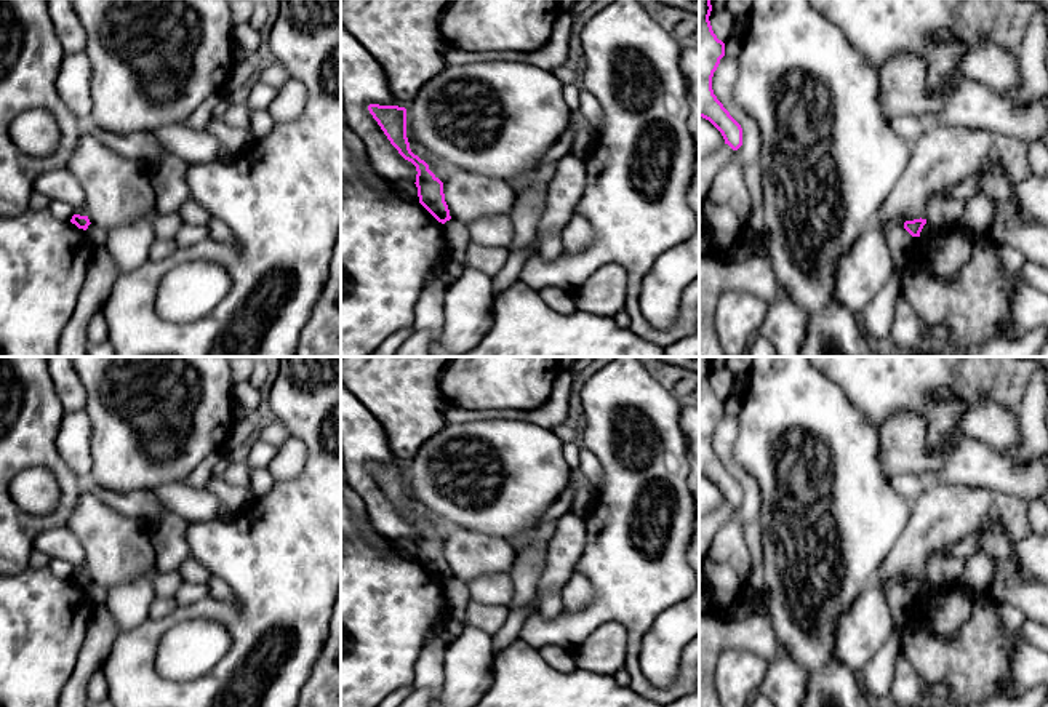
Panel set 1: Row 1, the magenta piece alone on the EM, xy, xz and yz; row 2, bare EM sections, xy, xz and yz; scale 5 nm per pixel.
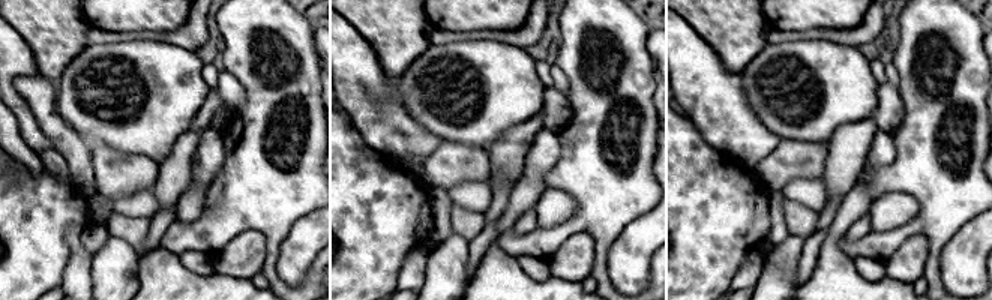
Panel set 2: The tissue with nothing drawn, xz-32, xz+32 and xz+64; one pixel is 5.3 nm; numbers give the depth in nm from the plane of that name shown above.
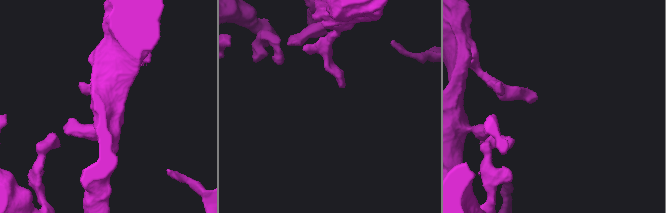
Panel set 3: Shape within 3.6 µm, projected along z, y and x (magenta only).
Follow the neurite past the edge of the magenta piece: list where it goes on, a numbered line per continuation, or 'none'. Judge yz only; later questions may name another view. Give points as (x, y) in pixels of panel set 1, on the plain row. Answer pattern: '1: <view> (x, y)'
none

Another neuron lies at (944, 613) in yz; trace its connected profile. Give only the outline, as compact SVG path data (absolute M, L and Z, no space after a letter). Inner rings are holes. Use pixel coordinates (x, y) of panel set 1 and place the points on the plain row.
M947 584L936 593L918 595L909 629L926 625L942 640L952 640L970 619L974 600L958 584Z

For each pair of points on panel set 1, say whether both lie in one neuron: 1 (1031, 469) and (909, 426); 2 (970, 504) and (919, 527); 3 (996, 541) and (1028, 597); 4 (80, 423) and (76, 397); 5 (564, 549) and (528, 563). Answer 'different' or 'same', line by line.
1: same
2: same
3: same
4: different
5: different

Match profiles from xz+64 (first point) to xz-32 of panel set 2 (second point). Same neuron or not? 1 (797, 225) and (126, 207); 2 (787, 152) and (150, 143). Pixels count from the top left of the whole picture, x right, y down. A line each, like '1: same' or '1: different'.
1: different
2: different

